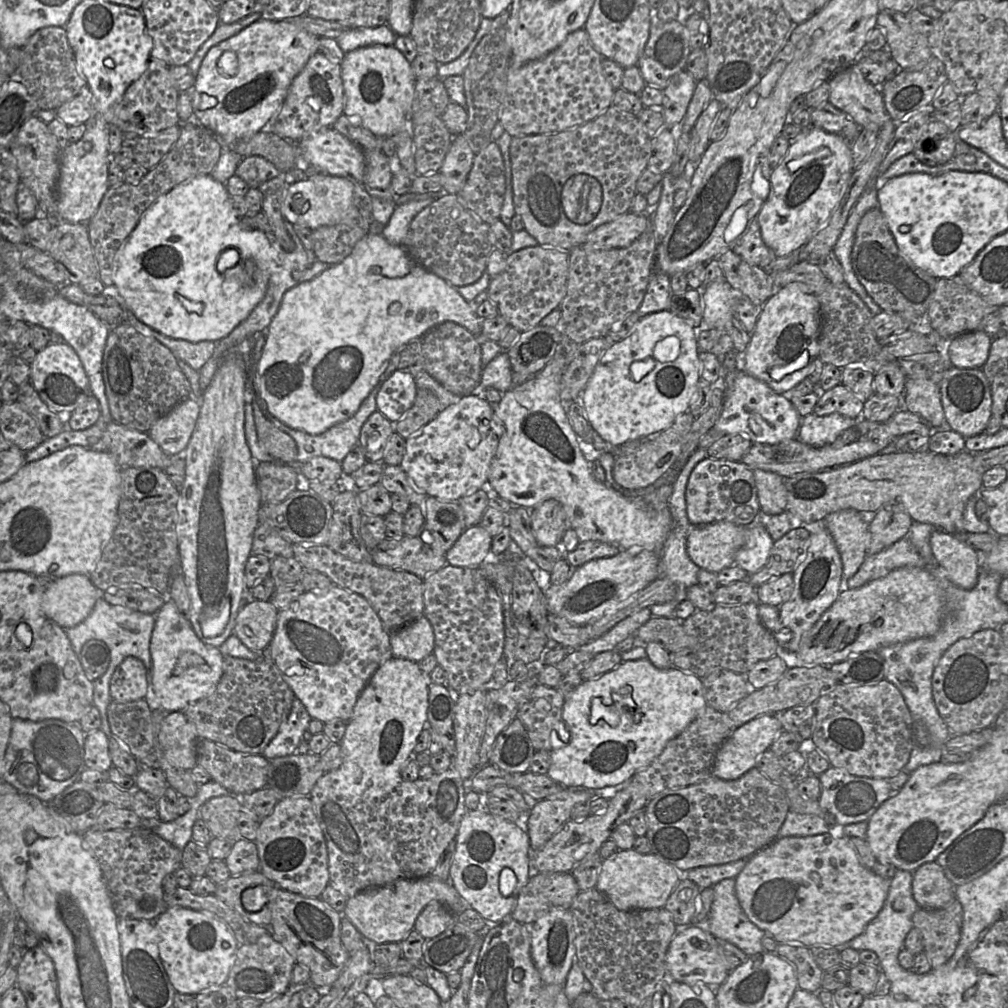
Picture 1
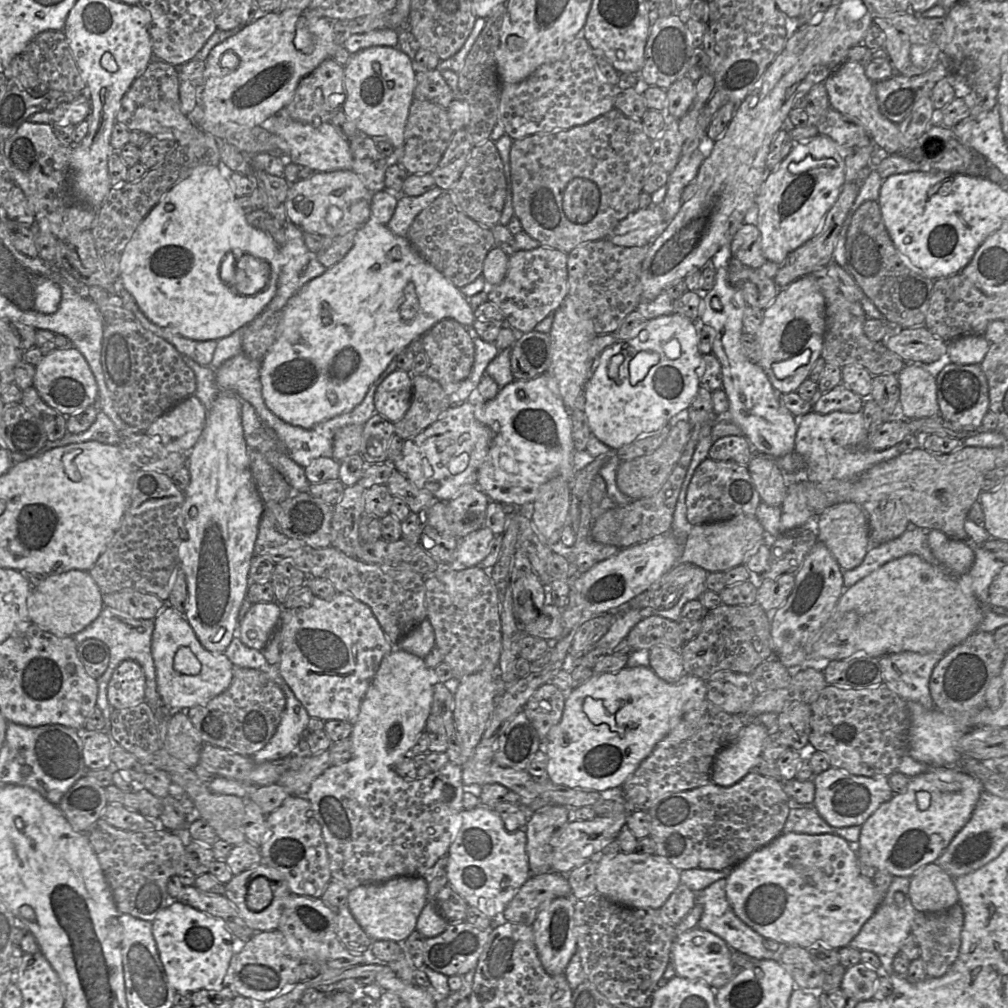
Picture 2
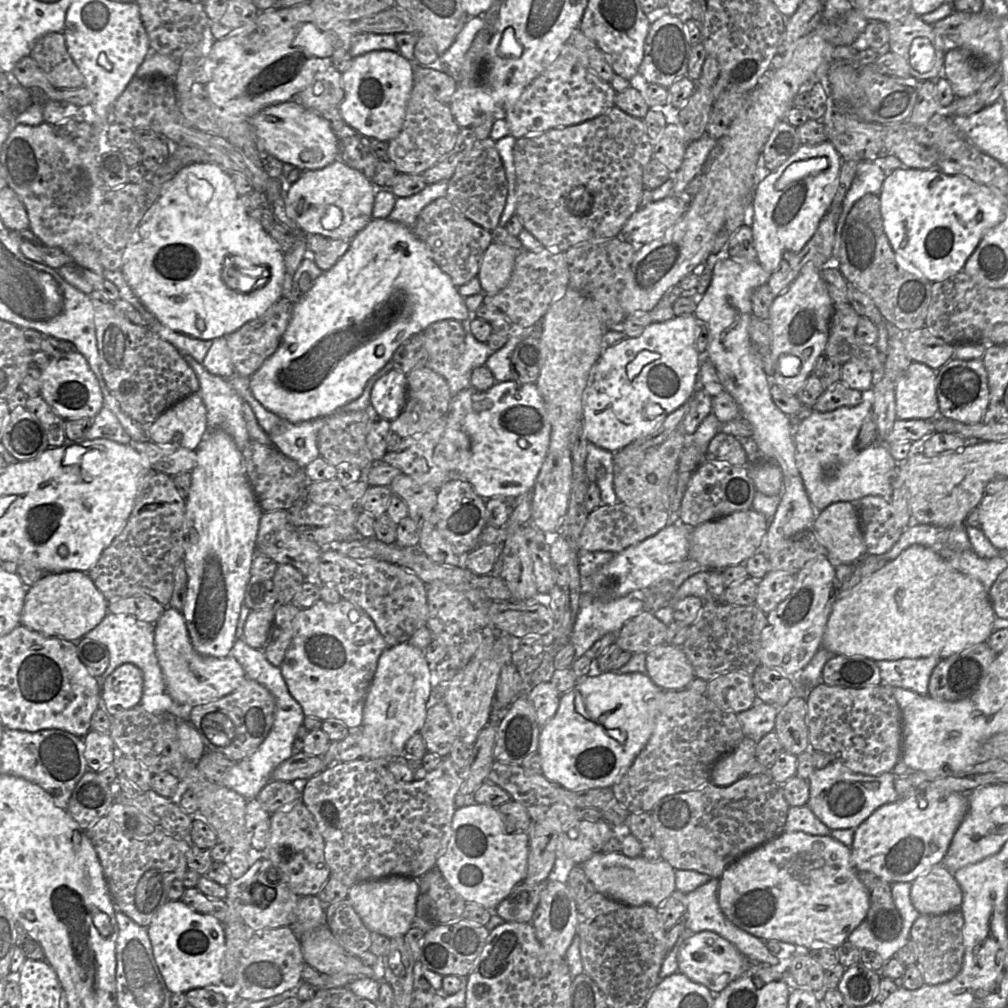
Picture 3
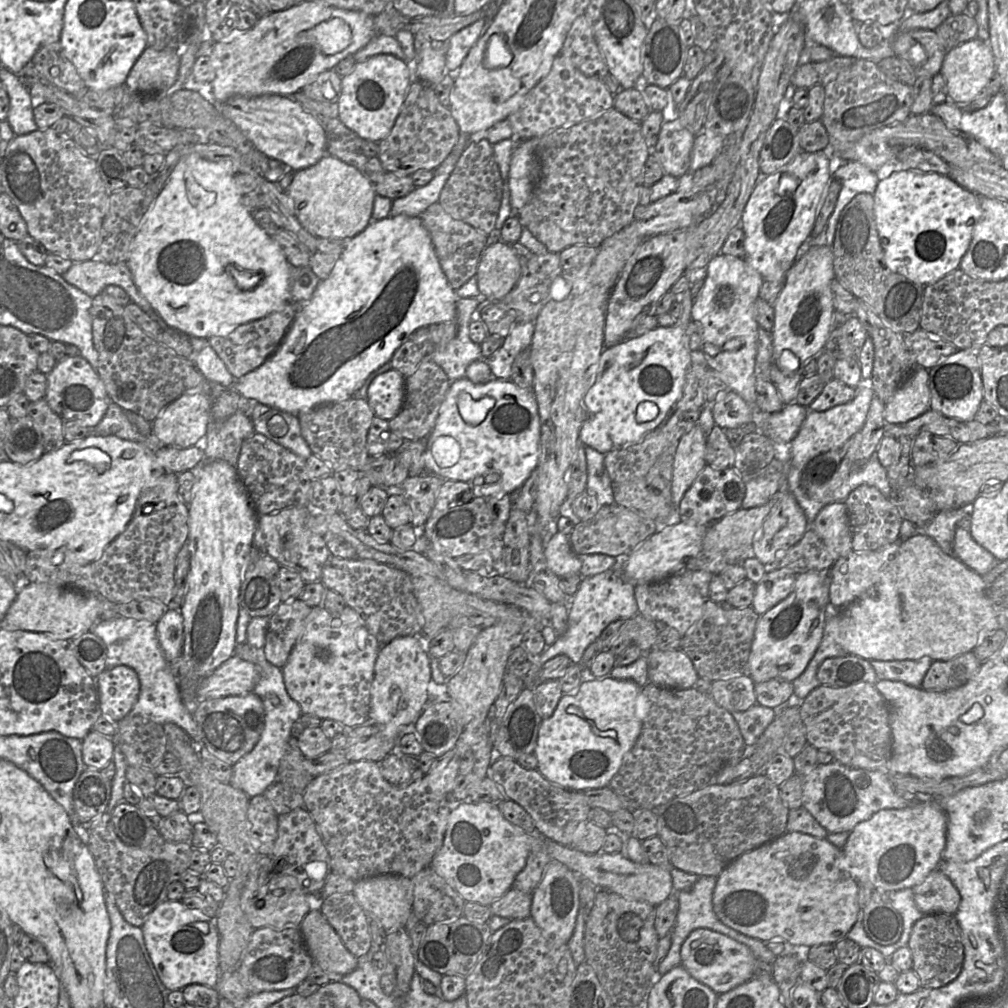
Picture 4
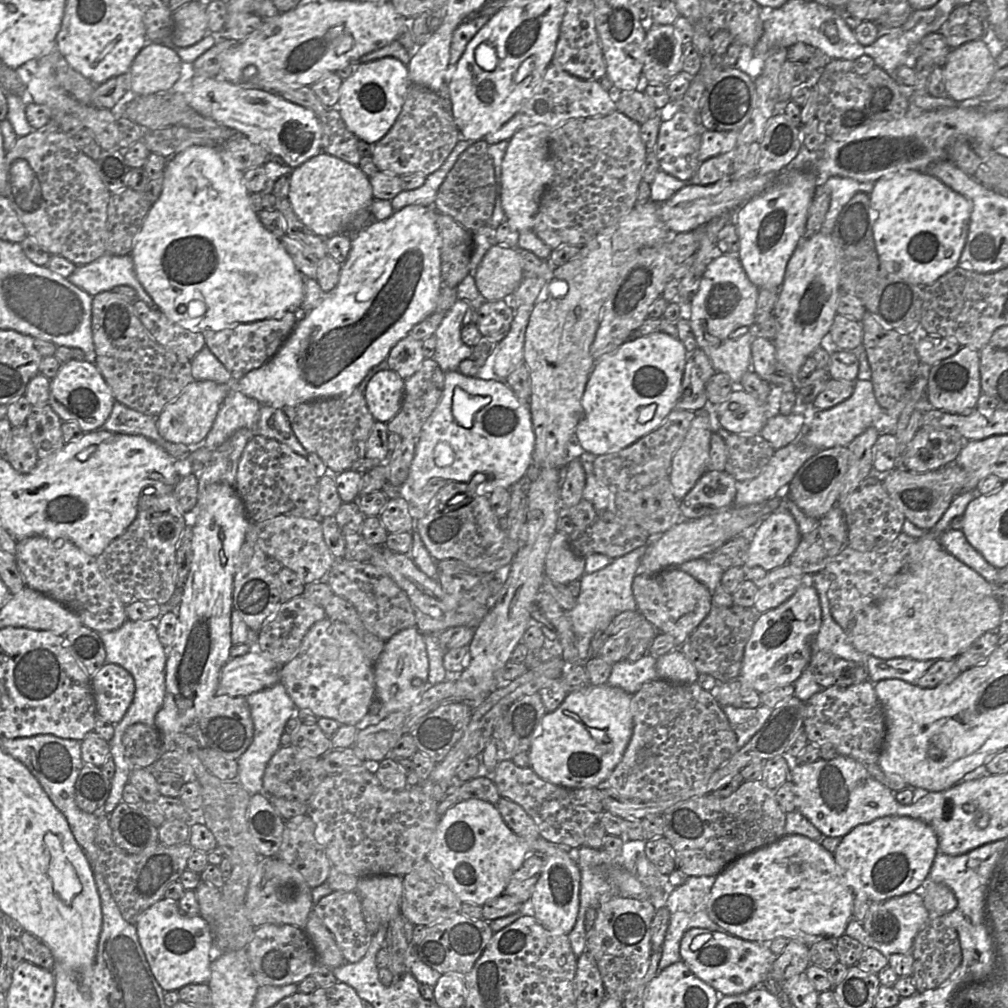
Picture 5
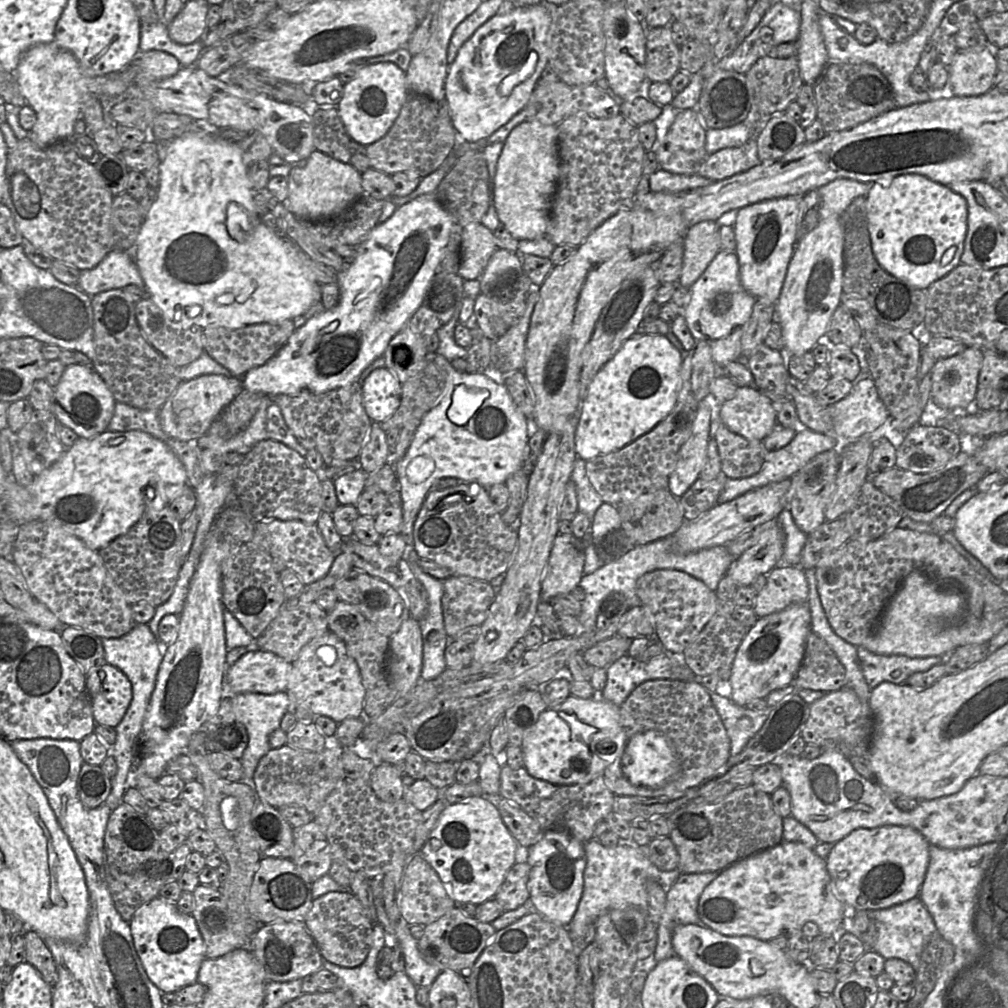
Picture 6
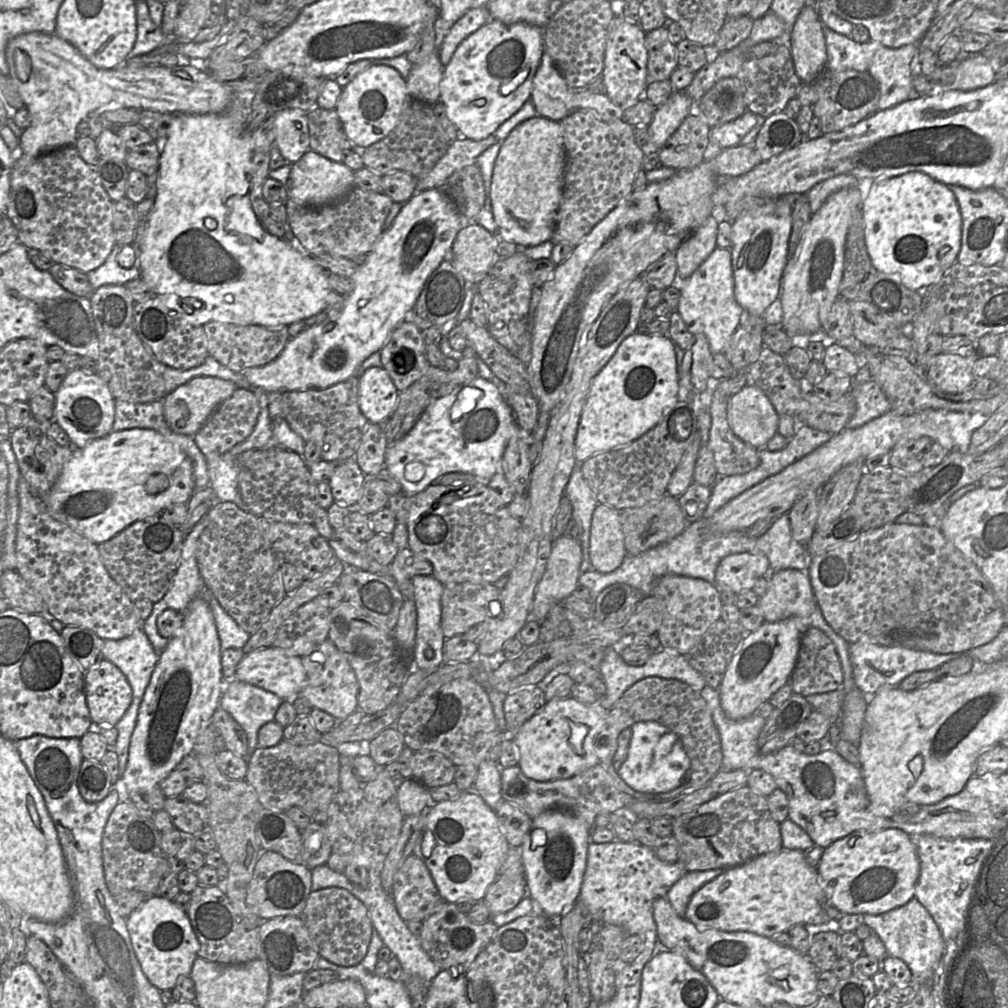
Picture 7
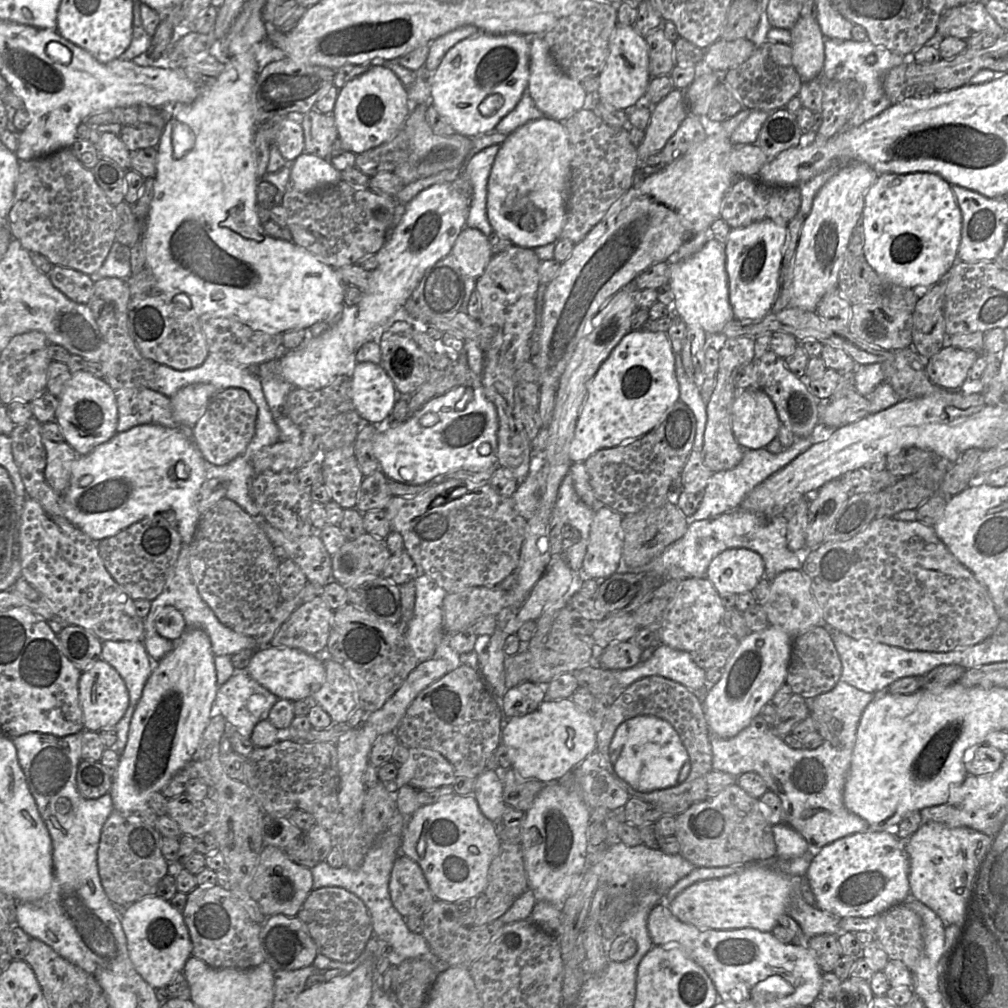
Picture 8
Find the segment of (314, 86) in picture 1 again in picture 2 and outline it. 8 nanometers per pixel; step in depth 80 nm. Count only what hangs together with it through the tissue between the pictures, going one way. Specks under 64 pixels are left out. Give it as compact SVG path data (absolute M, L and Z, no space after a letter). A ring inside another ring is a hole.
M329 58L324 60L314 71L299 82L292 101L280 112L285 112L288 117L295 121L311 124L317 127L324 122L330 123L333 116L339 111L342 111L345 100L344 67L339 65L332 58Z

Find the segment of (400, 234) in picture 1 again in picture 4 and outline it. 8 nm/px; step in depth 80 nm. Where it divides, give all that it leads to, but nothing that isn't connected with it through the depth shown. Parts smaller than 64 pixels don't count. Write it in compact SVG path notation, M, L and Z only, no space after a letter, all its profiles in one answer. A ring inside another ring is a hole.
M455 146L445 160L434 170L431 181L421 187L415 187L406 196L392 200L390 216L405 214L420 217L433 203L437 202L440 193L453 172L464 150L456 150Z

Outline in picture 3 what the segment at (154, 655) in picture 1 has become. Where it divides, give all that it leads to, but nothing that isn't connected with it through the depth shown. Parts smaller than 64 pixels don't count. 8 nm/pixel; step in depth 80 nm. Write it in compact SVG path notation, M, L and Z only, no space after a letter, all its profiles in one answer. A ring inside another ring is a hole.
M165 607L163 614L154 623L154 644L166 689L178 704L194 707L220 699L233 691L246 679L240 663L232 656L216 658L197 653L192 644L182 613Z

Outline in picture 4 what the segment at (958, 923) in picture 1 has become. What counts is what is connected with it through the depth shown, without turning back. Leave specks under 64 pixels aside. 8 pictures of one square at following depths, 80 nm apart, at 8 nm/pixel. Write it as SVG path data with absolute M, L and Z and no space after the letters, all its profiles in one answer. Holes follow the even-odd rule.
M924 915L913 925L908 947L912 955L912 969L919 978L921 988L943 987L955 980L962 970L964 961L962 933L954 915Z

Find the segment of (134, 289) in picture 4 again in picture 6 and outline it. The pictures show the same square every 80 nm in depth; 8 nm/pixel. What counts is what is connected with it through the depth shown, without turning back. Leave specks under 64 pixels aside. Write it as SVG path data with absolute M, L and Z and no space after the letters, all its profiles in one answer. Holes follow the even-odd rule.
M113 249L96 267L81 271L77 286L93 297L104 291L123 289L128 285L138 286L145 291L145 298L150 298L135 260L126 252Z

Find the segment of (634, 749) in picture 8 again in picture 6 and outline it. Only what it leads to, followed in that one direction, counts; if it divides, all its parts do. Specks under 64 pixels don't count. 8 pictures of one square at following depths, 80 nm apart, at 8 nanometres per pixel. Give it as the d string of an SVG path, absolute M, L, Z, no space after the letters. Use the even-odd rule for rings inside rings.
M657 730L634 734L621 758L623 774L636 786L661 787L680 770L669 739Z

